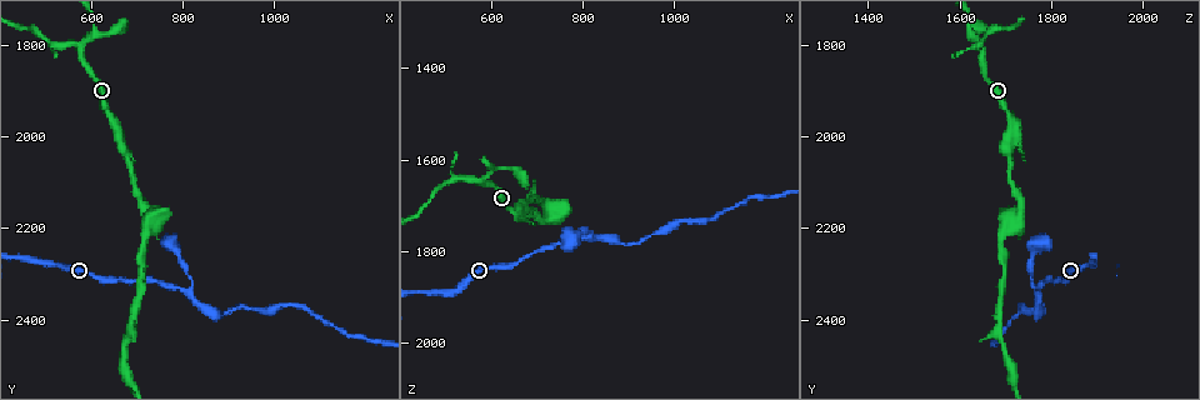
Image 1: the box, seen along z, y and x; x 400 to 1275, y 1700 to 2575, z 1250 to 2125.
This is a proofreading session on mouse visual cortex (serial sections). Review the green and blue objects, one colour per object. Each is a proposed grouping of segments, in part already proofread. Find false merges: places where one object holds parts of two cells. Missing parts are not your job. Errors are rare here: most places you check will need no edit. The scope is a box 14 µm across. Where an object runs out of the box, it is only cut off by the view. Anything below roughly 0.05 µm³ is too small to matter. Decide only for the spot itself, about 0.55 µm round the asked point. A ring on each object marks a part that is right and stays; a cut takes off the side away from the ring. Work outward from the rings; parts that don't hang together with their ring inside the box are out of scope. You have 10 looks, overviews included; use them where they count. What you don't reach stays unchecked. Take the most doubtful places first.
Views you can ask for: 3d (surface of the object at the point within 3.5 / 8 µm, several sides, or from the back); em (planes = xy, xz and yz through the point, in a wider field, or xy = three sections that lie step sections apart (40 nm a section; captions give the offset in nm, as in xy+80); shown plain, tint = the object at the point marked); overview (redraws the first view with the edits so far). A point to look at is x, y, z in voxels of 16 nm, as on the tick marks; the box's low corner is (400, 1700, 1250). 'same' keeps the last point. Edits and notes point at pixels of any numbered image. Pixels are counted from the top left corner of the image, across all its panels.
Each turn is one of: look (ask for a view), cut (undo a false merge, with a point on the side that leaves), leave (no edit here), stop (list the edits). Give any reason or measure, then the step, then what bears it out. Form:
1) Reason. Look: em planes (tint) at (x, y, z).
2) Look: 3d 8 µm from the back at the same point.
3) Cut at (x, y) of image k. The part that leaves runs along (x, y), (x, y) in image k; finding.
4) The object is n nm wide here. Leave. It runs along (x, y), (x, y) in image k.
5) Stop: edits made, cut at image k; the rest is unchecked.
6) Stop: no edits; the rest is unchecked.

Two arms in line, one across. Look: 3d 3.5 µm at (805, 2340, 1765).

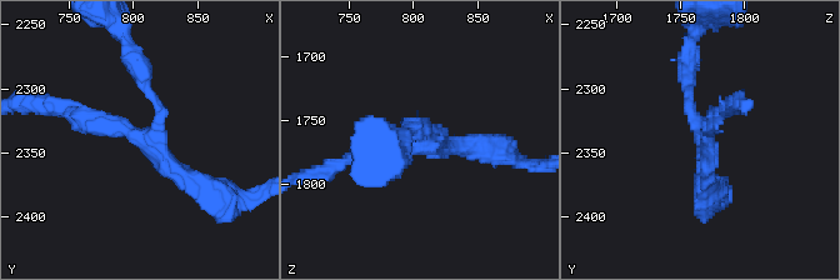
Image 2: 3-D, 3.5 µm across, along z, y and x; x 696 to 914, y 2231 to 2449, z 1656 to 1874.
Look: em planes (tint) at (810, 2340, 1772).

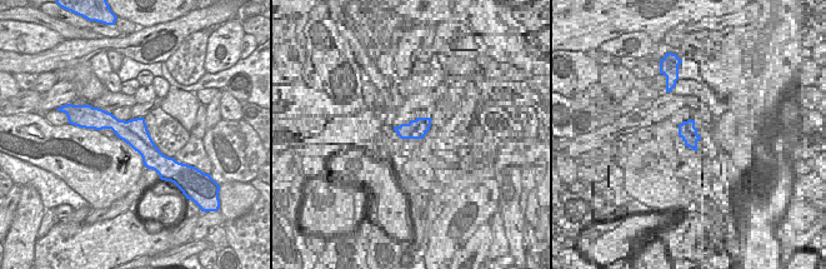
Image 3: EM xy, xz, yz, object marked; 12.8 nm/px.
The arms are 150, 200, 250 nm wide. Leave. It runs along (69, 109), (214, 190) in image 2; one cell here.

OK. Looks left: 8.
A fork. Look: 3d 3.5 µm from the back at (575, 1810, 1645).

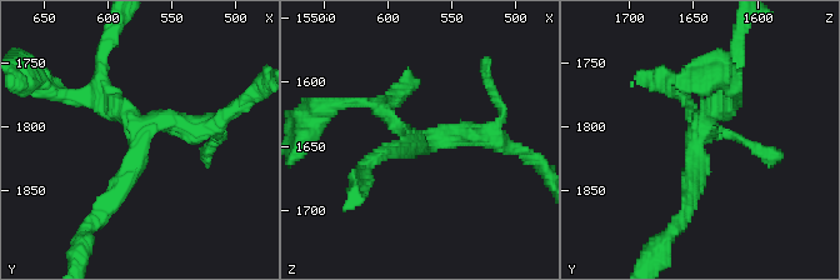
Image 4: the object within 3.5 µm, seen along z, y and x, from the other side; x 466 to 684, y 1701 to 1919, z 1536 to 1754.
3 arms meet here; the arms are 200, 250, 300 nm wide; need the tissue. Look: em xy step 1 (tint) at (576, 1808, 1648).

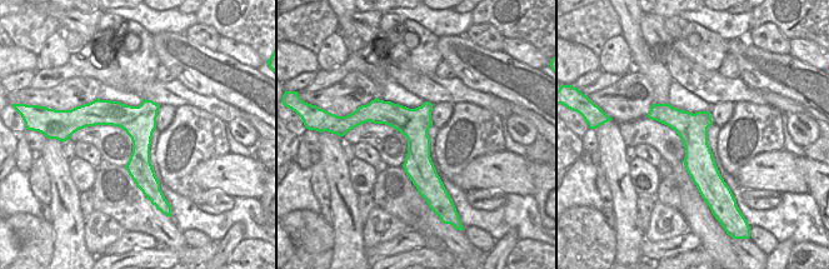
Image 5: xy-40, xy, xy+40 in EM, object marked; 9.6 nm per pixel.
Leave. It runs along (689, 208), (698, 124), (736, 89) in image 4; one cell here.

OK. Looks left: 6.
Branch point. Look: 3d 3.5 µm at (650, 1980, 1715).

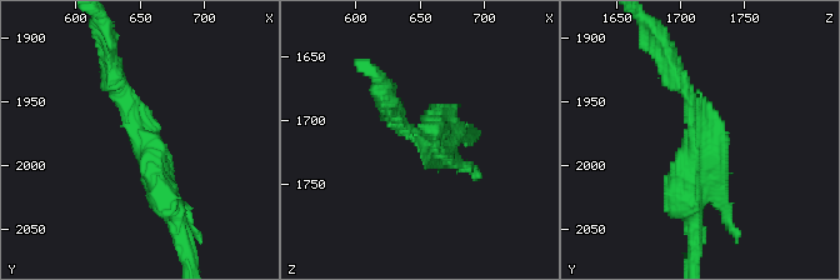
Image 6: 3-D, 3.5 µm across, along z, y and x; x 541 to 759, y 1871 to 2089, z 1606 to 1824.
Shape alone is not enough. Look: em xy step 3 (tint) at (656, 1978, 1714).

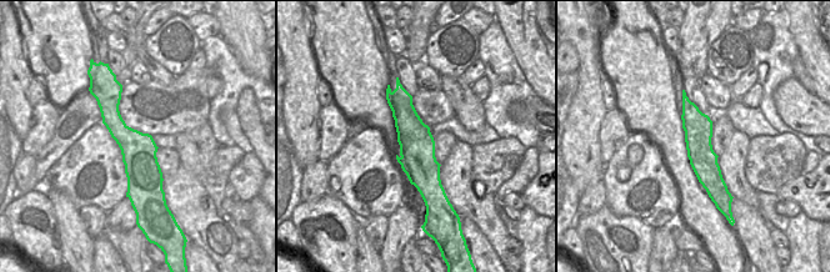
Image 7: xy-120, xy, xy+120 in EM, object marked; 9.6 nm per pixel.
Leave. It runs along (399, 90), (424, 172), (424, 194) in image 7; one cell here.

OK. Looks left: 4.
Arms part here. Look: 3d 3.5 µm from the back at (715, 2160, 1735).

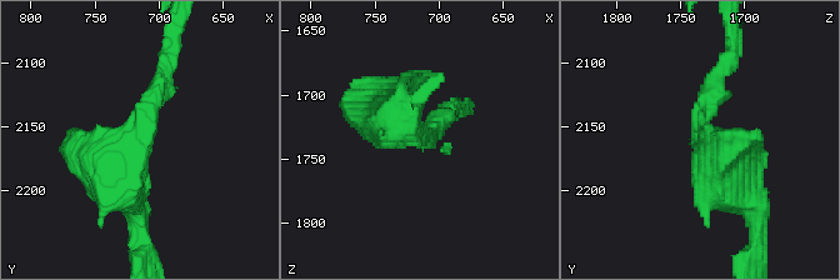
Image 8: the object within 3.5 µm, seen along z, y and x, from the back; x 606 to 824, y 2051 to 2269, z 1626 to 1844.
Look: em planes (tint) at (724, 2166, 1730).

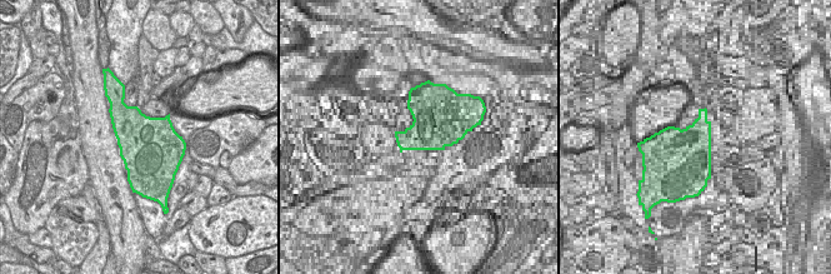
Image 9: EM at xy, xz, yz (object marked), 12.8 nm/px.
Leave. It runs along (710, 94), (704, 144), (755, 225) in image 8; all the same cell.

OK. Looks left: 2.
Stop: no edits; the rest is unchecked.

